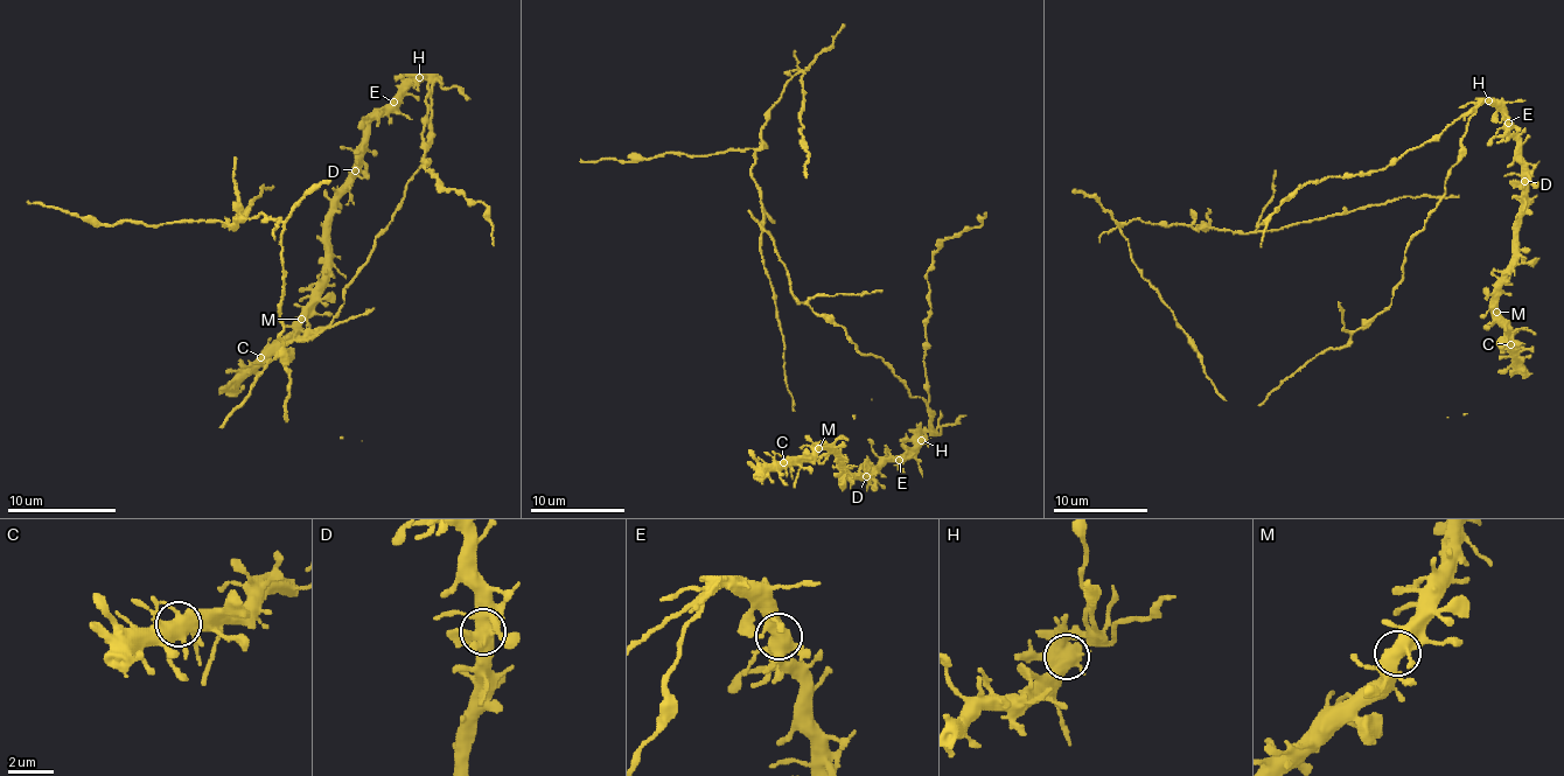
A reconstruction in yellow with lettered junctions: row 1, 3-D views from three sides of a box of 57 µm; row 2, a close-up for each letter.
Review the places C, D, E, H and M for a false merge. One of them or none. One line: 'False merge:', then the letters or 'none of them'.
False merge: H

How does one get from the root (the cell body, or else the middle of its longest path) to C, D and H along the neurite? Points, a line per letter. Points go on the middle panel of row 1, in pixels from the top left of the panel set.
C: (797, 299), (880, 358), (926, 403), (933, 433), (873, 474), (852, 474), (828, 451), (783, 462)
D: (797, 299), (840, 324), (864, 356), (878, 356), (908, 393), (917, 396), (930, 410), (933, 433), (866, 476)
H: (797, 299), (840, 324), (864, 356), (878, 356), (908, 393), (926, 403), (933, 433), (920, 440)

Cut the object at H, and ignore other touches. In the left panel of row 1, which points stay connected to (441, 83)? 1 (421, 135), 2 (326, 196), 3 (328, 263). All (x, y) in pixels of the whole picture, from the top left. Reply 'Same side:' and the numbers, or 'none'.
Same side: 1

